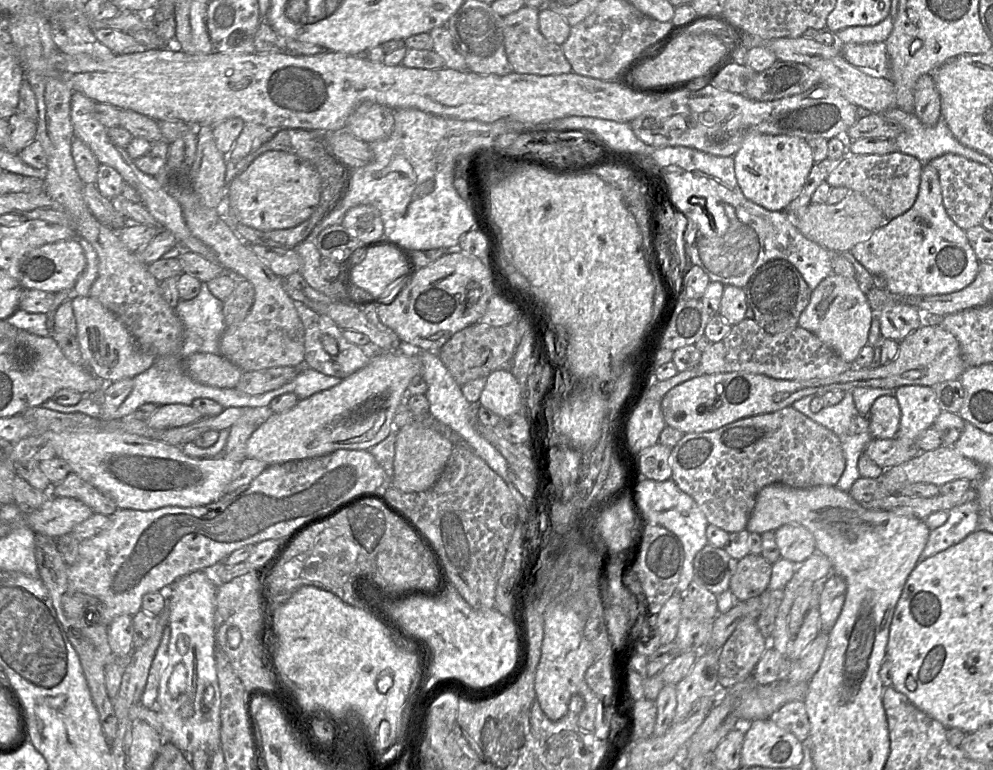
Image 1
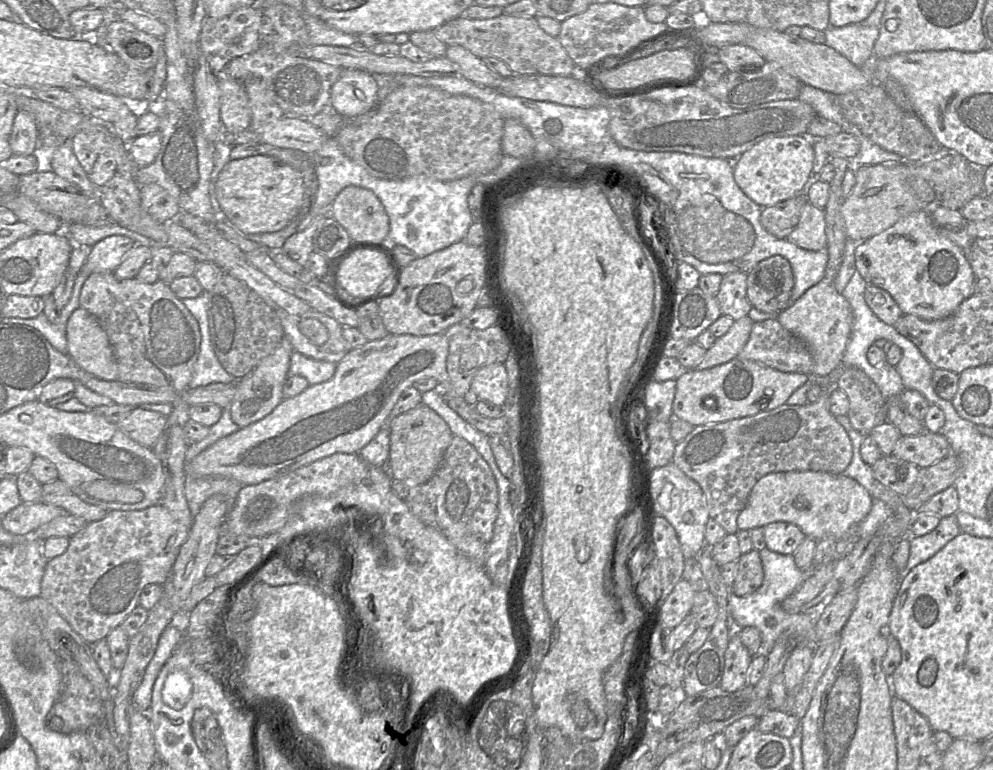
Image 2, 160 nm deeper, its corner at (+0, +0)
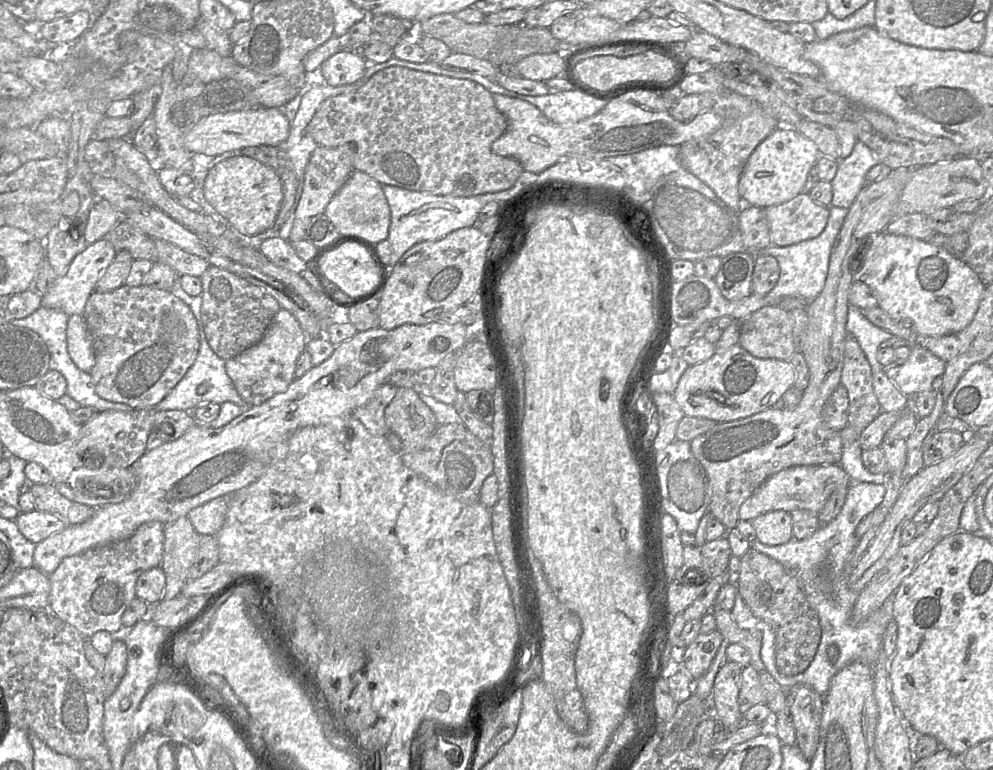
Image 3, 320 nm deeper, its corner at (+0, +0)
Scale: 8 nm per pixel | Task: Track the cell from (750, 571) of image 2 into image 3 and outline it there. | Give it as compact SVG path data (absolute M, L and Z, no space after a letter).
M752 548L740 557L740 561L737 592L742 596L752 614L773 629L777 670L784 676L804 672L816 653L821 637L821 627L817 613L807 601L802 584L781 563Z

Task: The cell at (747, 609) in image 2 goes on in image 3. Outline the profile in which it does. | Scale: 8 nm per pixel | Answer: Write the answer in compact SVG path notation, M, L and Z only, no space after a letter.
M851 482L840 513L830 523L819 527L810 537L803 540L792 538L789 542L778 546L767 546L757 539L750 543L750 548L778 561L797 577L802 584L807 601L819 617L821 637L813 660L804 672L784 676L776 667L773 629L755 617L742 596L739 593L736 594L731 617L741 629L757 629L762 633L761 660L781 687L791 688L797 684L803 684L824 696L830 688L832 678L842 668L857 661L872 664L878 659L886 628L893 619L894 597L886 599L883 605L862 624L851 624L851 611L859 594L849 588L846 562L859 540L855 535L858 524L883 501L885 492L885 484Z

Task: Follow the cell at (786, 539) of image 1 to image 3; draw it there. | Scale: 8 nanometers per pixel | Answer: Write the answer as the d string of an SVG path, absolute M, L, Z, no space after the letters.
M775 510L751 521L756 539L767 546L778 546L793 538L792 518L789 512Z

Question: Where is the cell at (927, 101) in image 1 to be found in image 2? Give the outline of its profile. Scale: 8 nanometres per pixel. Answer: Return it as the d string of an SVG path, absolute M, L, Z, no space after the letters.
M928 208L902 217L891 227L863 241L854 250L854 257L857 272L868 284L886 290L903 315L914 315L926 321L944 319L975 293L975 277L963 250L936 227Z

